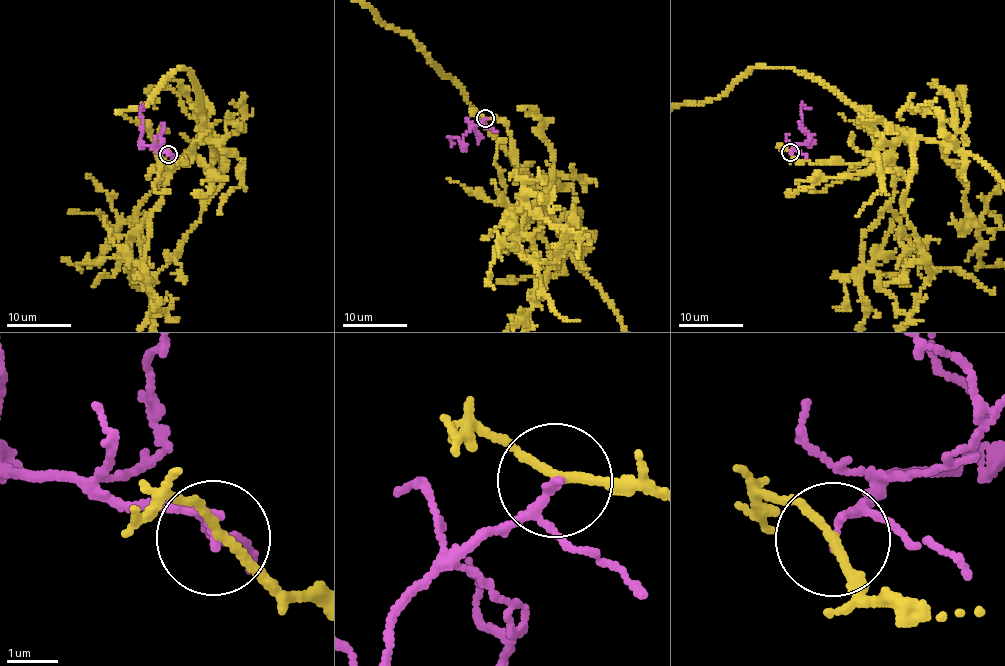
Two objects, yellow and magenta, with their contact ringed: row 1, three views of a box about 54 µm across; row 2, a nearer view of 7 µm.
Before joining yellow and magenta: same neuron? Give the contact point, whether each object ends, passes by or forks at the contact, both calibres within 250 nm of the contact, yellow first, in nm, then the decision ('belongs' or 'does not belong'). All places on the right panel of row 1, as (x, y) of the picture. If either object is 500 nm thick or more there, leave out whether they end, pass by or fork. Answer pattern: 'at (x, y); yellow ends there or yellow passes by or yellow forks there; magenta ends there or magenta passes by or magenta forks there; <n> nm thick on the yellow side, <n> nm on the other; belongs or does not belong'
at (790, 152); yellow passes by; magenta passes by; 150 nm thick on the yellow side, 120 nm on the other; does not belong

